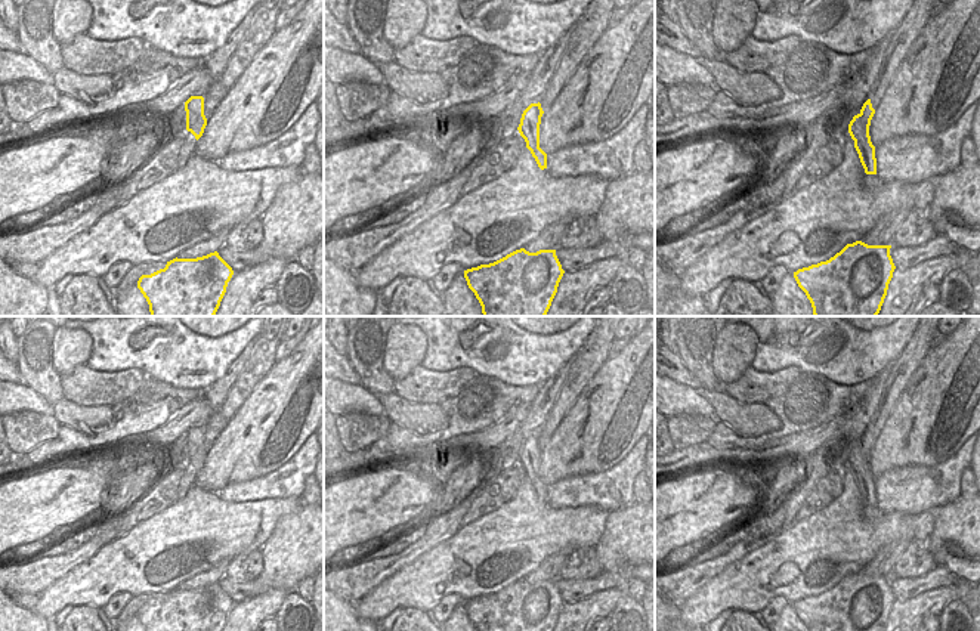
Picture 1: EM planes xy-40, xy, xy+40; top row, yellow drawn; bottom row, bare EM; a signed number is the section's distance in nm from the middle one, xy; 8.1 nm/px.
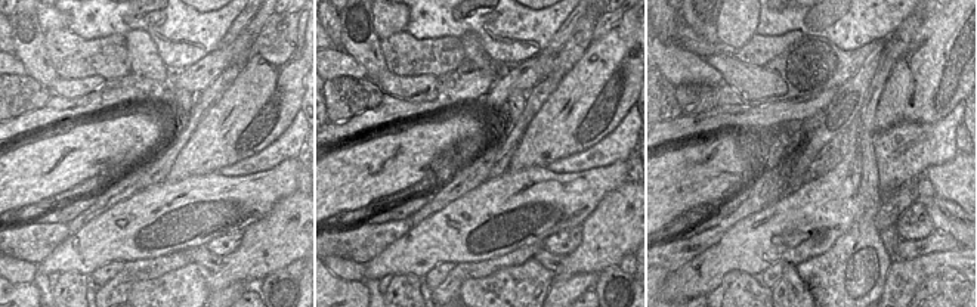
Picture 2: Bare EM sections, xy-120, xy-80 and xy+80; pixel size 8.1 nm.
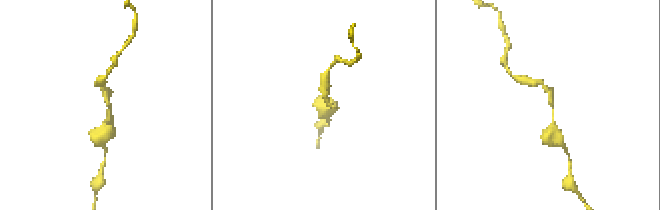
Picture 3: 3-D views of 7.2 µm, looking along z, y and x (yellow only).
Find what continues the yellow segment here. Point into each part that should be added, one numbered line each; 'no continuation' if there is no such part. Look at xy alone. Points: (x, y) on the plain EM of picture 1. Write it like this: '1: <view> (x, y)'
no continuation

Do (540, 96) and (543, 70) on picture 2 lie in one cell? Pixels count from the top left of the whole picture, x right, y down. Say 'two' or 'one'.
two

